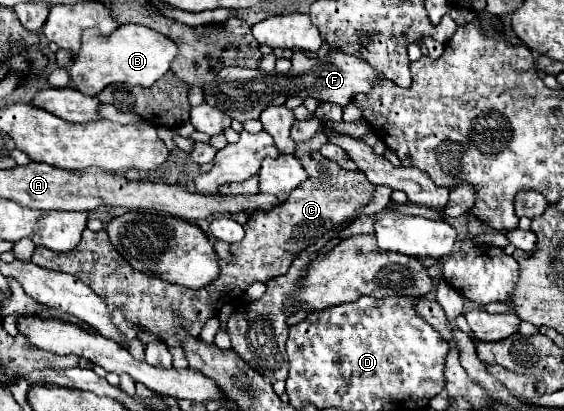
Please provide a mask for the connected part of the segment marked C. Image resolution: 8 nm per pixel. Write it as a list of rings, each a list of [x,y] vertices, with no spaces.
[[[318,150],[311,152],[310,156],[318,162],[318,166],[322,166],[322,170],[326,170],[326,178],[310,178],[304,184],[300,184],[288,196],[288,200],[272,212],[258,212],[250,216],[244,224],[244,240],[240,240],[238,244],[230,244],[230,254],[234,256],[234,262],[220,258],[220,274],[214,282],[210,282],[210,286],[190,290],[132,270],[130,264],[126,264],[126,260],[110,244],[108,234],[104,230],[84,230],[80,244],[74,250],[62,254],[36,246],[32,262],[80,278],[110,306],[110,312],[120,308],[126,320],[130,320],[134,326],[150,330],[168,346],[182,346],[182,342],[178,342],[180,328],[186,328],[188,334],[196,338],[204,322],[216,316],[216,312],[224,304],[228,304],[228,300],[240,298],[252,282],[268,282],[270,278],[284,276],[292,264],[292,258],[300,250],[320,240],[330,228],[336,228],[340,222],[346,222],[354,212],[362,210],[370,202],[374,194],[374,184],[368,182],[368,178],[362,172],[348,172],[338,168]]]

